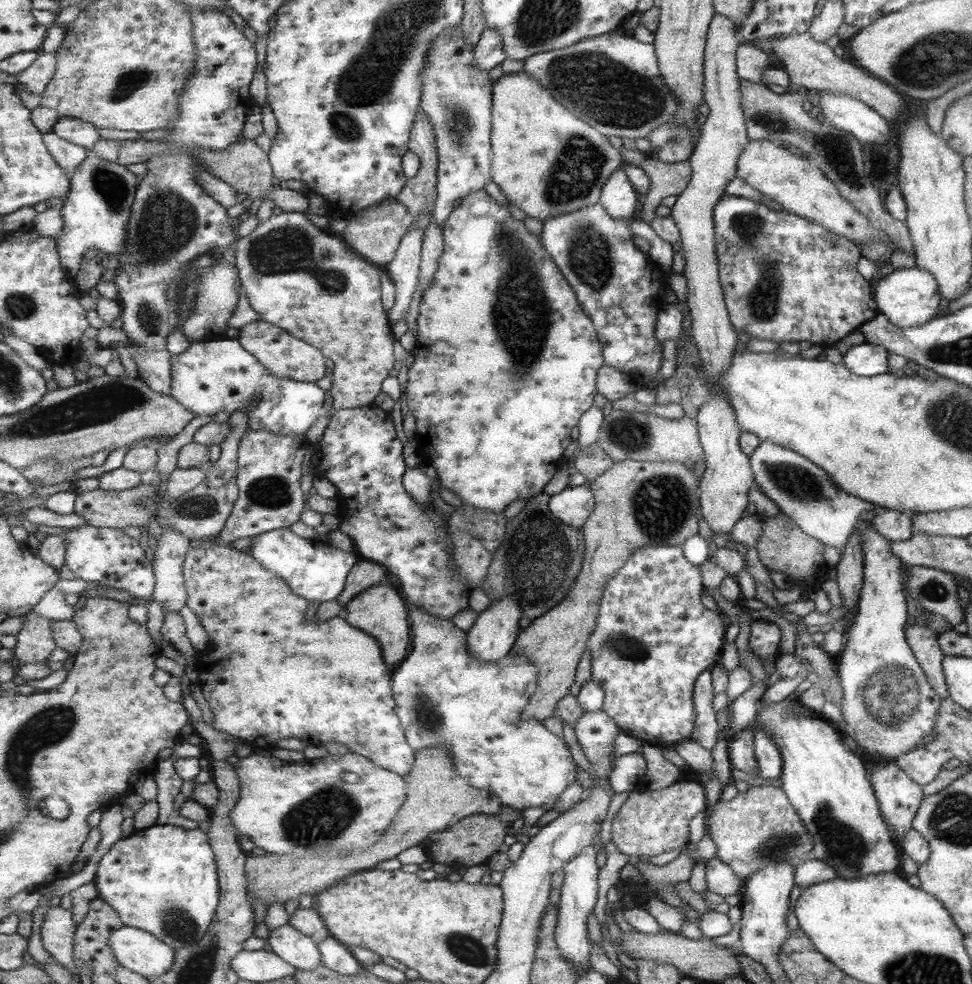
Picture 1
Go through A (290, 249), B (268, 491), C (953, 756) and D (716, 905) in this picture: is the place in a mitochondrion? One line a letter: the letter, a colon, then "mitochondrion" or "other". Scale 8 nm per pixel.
A: mitochondrion
B: mitochondrion
C: other
D: other

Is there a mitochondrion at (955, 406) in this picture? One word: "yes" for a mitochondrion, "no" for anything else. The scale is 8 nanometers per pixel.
yes

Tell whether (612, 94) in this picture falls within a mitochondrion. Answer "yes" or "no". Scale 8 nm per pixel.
yes

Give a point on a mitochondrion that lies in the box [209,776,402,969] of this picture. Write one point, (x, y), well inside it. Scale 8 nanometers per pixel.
(321, 818)

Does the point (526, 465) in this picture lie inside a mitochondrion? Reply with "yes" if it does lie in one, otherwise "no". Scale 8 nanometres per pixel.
no

